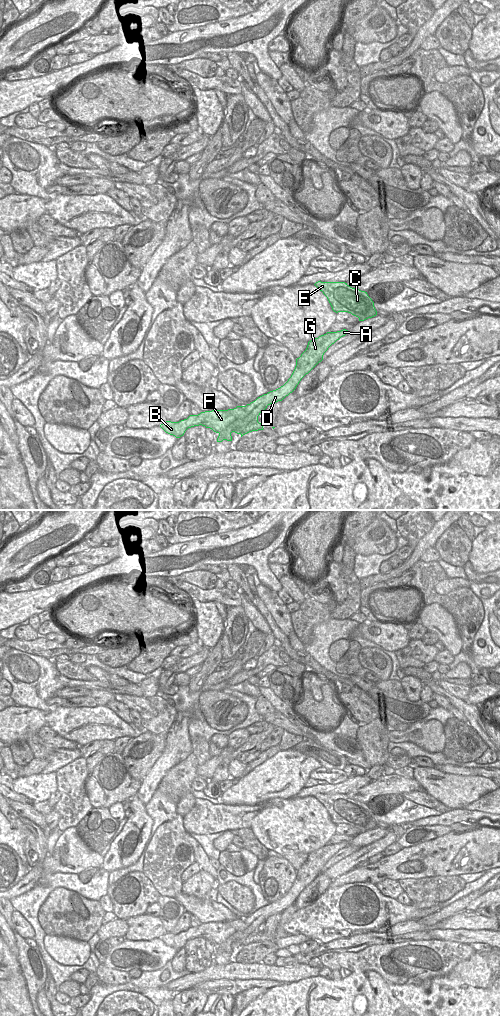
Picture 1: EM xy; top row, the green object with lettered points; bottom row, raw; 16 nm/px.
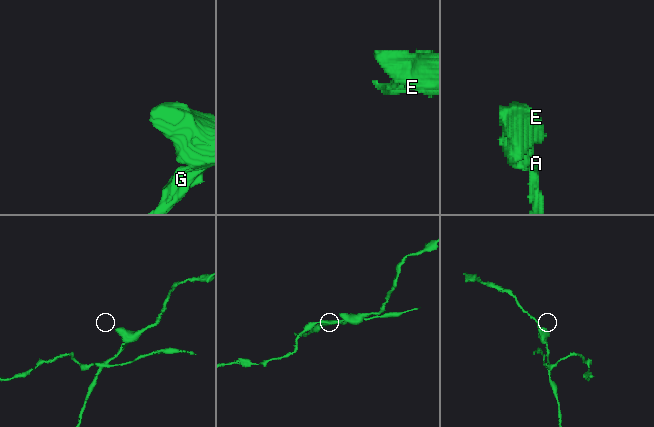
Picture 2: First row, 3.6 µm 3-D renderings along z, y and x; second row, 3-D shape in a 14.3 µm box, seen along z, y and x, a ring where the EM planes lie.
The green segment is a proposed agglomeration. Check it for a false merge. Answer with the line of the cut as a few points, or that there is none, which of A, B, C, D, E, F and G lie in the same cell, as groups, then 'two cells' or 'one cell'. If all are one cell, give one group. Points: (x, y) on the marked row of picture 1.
cut xy (228, 410), (237, 418), (223, 433), (219, 434); groups A C D E G / B F; two cells

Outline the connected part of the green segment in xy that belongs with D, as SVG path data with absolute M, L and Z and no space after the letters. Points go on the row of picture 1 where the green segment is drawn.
M346 329L337 332L327 332L309 341L306 350L296 359L296 366L291 377L283 386L258 397L246 406L237 406L234 409L226 410L233 413L238 419L227 428L224 434L219 434L217 442L222 442L223 440L232 441L231 431L234 428L245 427L253 420L258 419L260 413L268 405L282 401L292 393L301 379L323 360L323 355L328 348L347 333L348 330Z

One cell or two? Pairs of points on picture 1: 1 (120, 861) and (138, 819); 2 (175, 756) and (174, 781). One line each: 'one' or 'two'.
1: one
2: two

